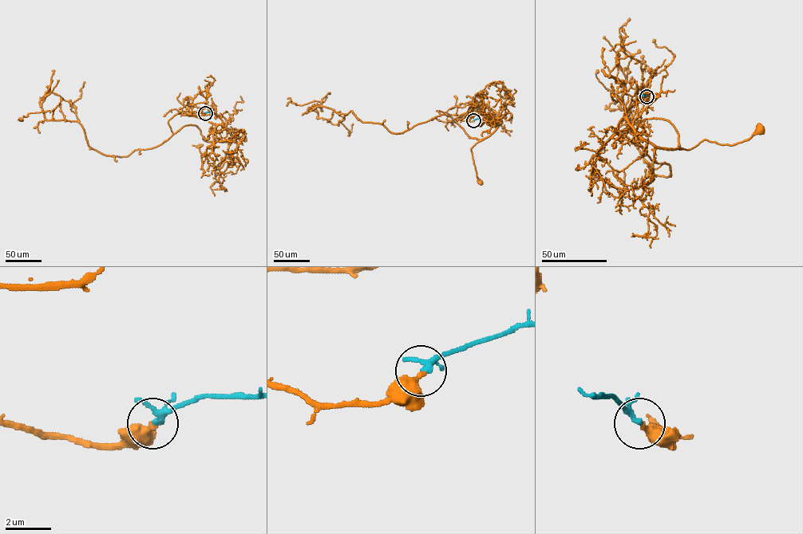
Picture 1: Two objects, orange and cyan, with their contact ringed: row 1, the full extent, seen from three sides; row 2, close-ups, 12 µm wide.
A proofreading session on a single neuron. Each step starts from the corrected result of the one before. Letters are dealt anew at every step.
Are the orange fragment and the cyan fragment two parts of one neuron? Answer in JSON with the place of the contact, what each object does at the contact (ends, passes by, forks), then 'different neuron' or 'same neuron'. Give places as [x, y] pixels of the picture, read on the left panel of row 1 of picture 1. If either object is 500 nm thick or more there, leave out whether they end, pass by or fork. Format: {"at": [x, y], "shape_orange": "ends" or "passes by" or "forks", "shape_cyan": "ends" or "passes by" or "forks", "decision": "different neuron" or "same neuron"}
{"at": [205, 113], "shape_orange": "ends", "shape_cyan": "forks", "decision": "same neuron"}

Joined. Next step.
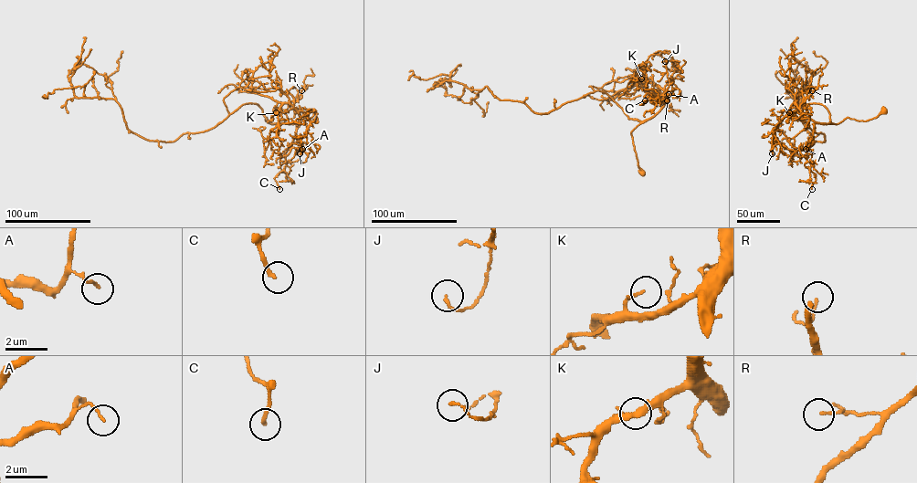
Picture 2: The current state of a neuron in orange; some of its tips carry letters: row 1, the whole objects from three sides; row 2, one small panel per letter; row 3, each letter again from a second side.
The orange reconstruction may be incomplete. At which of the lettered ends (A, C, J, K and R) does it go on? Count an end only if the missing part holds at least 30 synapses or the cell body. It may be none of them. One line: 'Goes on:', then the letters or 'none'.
Goes on: none

